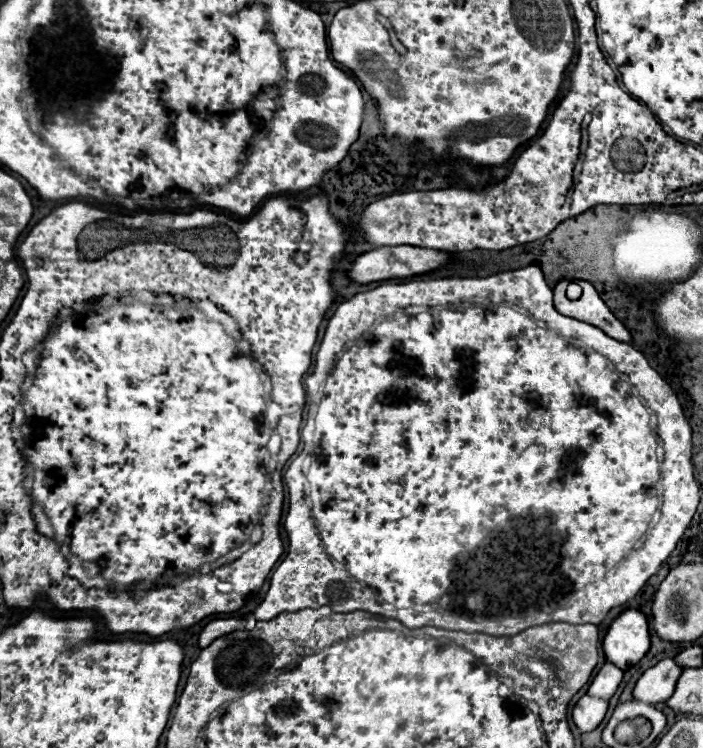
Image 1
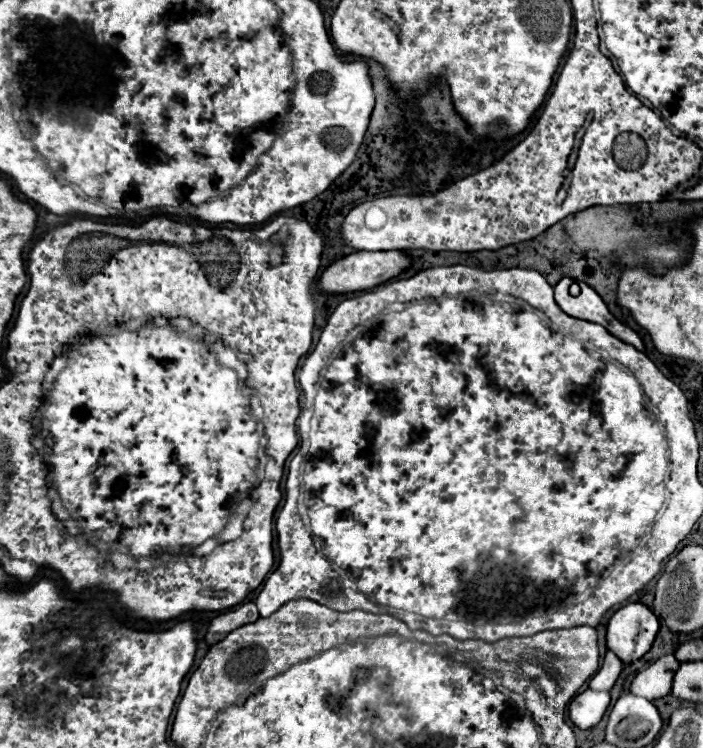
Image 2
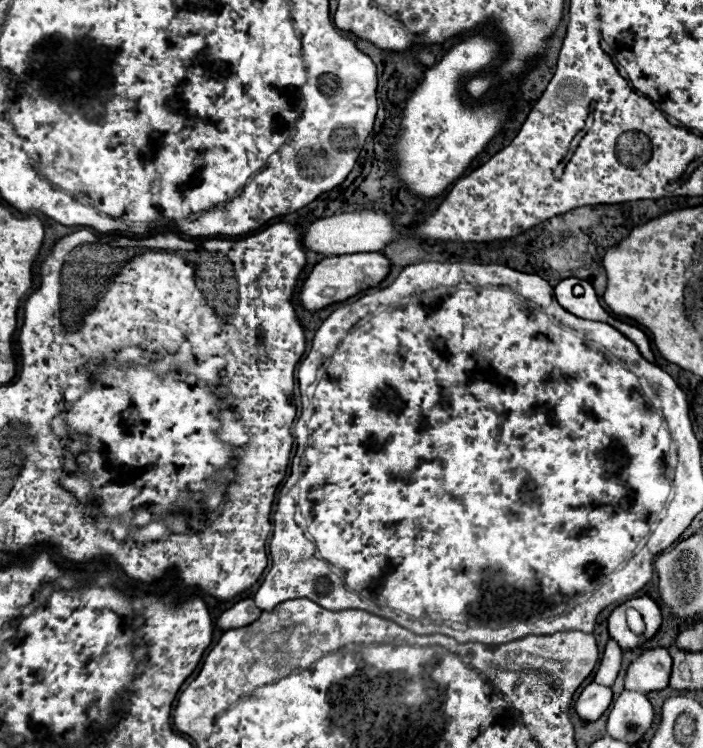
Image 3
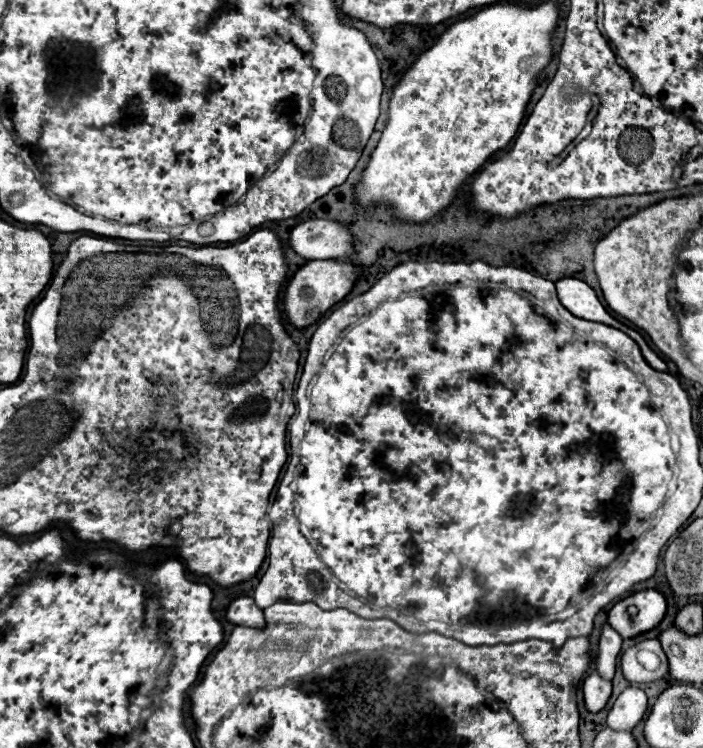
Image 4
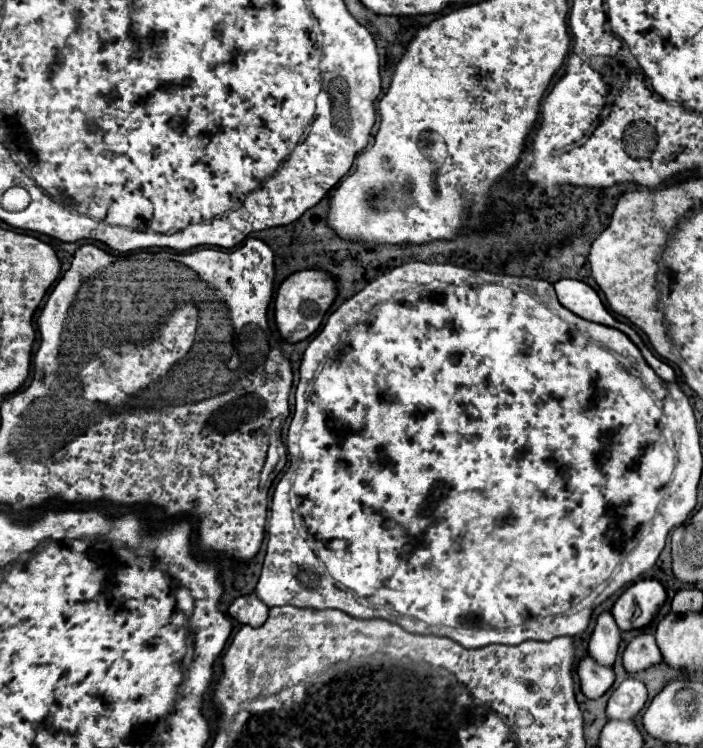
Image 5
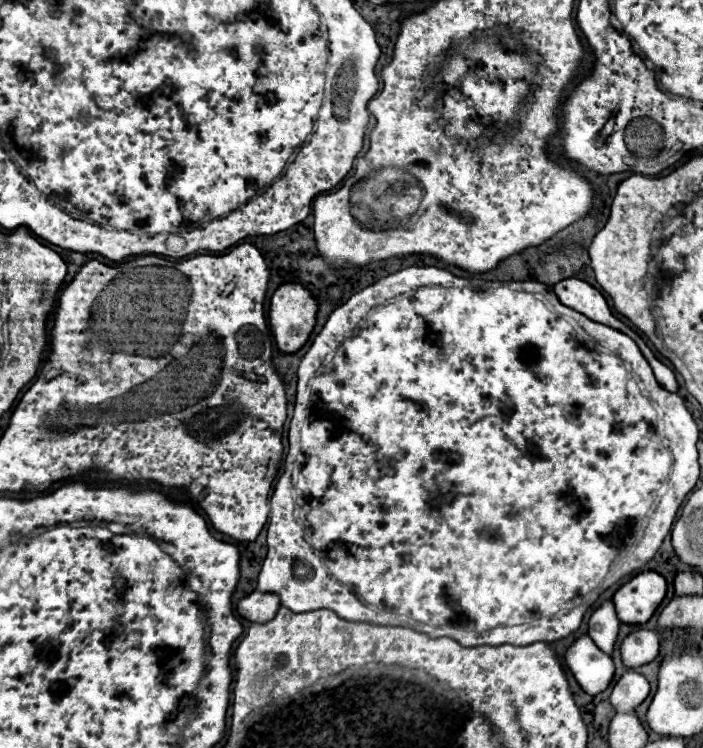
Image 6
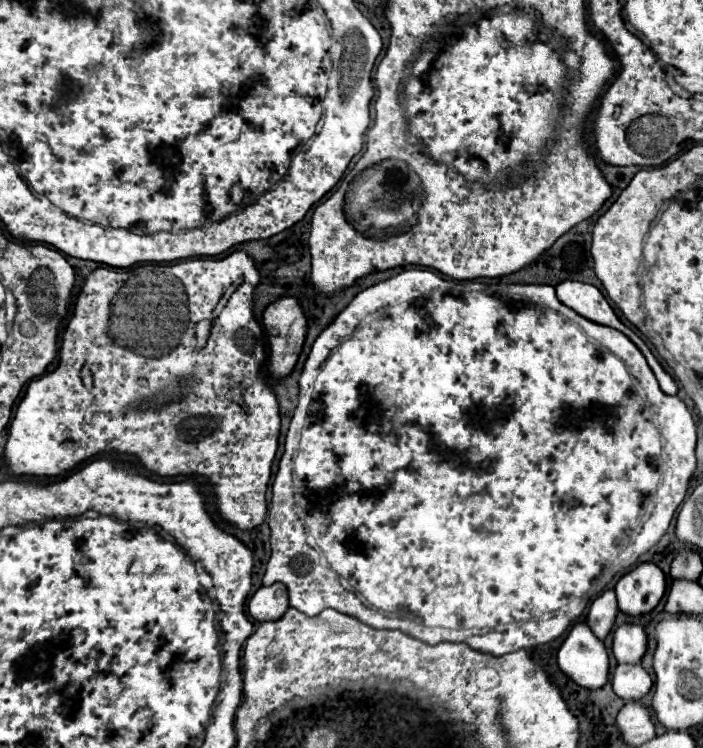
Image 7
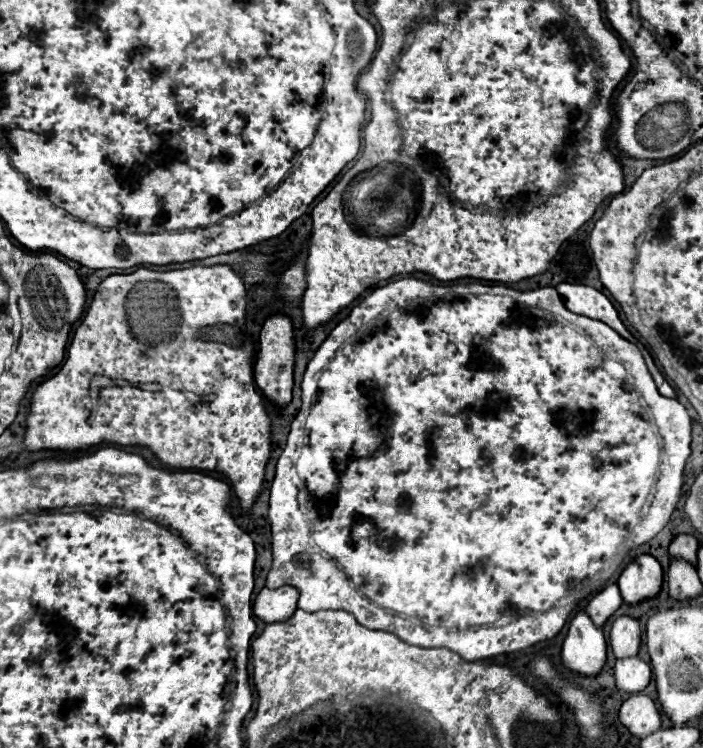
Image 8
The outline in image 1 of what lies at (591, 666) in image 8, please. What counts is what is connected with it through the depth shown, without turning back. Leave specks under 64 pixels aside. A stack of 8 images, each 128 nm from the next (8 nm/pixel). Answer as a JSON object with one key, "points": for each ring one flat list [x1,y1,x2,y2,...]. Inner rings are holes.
{"points":[[582,696,572,710,572,720,582,732,592,732,604,720,606,712,608,712,608,700]]}

